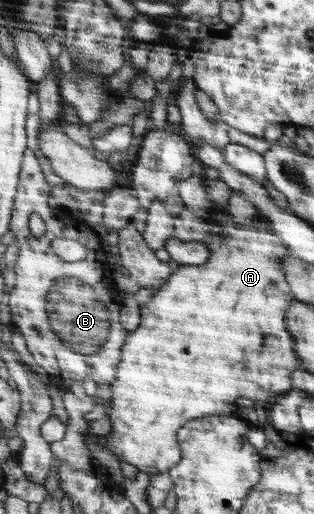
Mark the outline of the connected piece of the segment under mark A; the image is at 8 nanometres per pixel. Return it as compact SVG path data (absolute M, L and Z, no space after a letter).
M218 213L214 216L210 214L205 217L212 217L219 224L223 224L223 240L217 237L207 237L204 242L207 248L210 248L210 258L207 264L202 265L180 265L178 269L174 270L167 280L160 286L160 289L154 292L154 295L145 304L140 305L140 323L135 330L128 332L124 345L121 349L119 365L117 366L116 382L113 382L109 388L112 392L111 411L109 412L109 424L111 424L111 433L105 435L105 445L103 447L111 451L118 460L125 461L127 464L133 464L140 471L146 472L148 475L168 471L174 467L179 460L182 459L181 446L178 442L178 430L181 429L187 420L193 418L201 418L207 415L222 415L232 414L235 409L235 402L238 398L245 398L255 403L254 410L259 415L259 425L263 427L261 421L263 410L267 410L267 402L269 398L273 398L273 394L279 394L283 390L293 388L289 374L293 370L297 370L297 356L293 352L293 338L287 332L287 324L285 320L285 312L292 304L292 300L297 298L292 293L289 284L283 278L281 272L281 258L287 256L287 246L279 240L279 236L265 224L266 219L261 219L261 222L255 224L235 224L235 220L229 213Z

